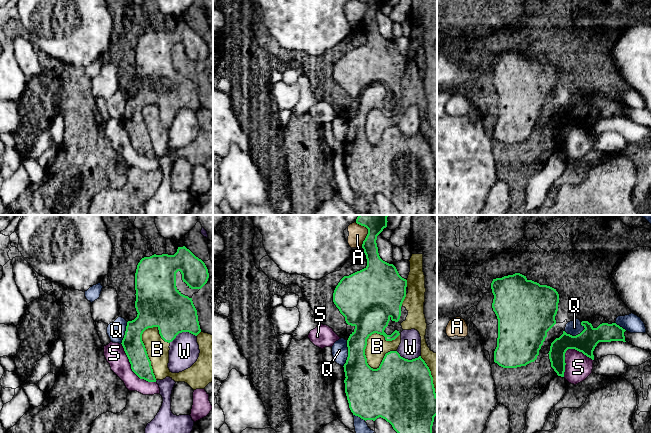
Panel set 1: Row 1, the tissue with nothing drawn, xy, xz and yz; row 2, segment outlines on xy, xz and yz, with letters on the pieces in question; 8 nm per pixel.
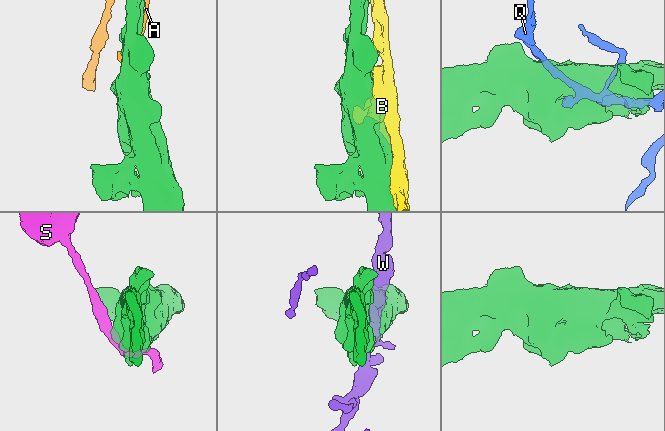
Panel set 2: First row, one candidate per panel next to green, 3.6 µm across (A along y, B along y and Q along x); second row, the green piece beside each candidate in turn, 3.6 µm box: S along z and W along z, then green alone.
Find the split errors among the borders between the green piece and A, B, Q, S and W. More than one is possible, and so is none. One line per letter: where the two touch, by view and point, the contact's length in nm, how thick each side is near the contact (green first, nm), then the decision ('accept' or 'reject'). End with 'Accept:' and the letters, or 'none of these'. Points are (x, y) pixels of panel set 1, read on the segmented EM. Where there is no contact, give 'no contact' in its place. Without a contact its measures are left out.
A: meets green in xz at (368, 231); contact 200 nm long; 220 nm thick on the green side, 140 nm on the other; reject
B: meets green in xz at (368, 337); contact 360 nm long; 400 nm thick on the green side, 170 nm on the other; reject
Q: meets green in yz at (574, 336); contact 180 nm long; 170 nm thick on the green side, 120 nm on the other; reject
S: meets green in yz at (567, 349); contact 280 nm long; 170 nm thick on the green side, 220 nm on the other; reject
W: meets green in xy at (182, 331); contact 240 nm long; 340 nm thick on the green side, 240 nm on the other; reject
Accept: none of these

